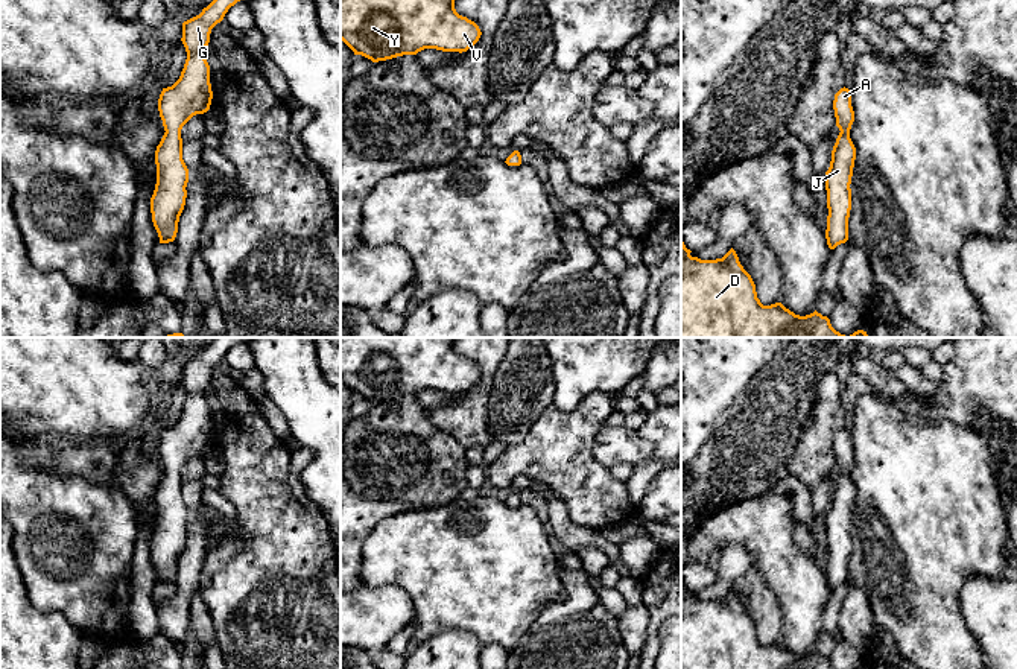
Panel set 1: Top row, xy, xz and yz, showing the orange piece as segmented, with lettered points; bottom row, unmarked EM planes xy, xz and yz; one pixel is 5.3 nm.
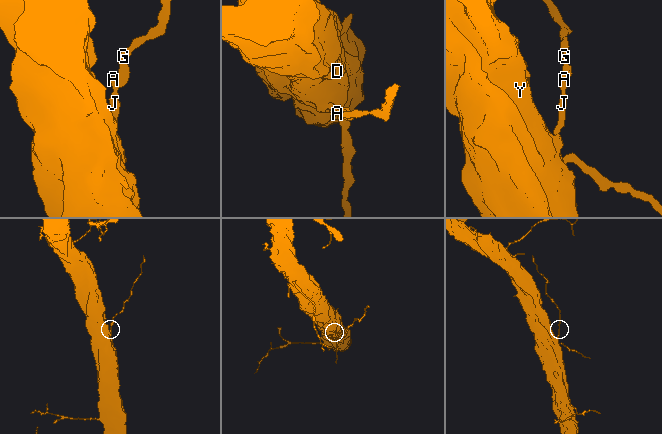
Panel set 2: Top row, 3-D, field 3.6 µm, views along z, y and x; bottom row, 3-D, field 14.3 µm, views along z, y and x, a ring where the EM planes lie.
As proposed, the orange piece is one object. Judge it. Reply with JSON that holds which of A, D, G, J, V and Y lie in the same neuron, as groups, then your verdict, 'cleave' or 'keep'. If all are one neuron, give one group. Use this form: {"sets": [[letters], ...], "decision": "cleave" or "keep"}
{"sets": [["A", "D", "G", "J", "V", "Y"]], "decision": "keep"}

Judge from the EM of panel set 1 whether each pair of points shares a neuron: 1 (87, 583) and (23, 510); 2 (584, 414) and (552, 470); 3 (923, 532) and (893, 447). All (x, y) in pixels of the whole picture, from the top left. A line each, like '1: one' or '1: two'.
1: one
2: one
3: one

